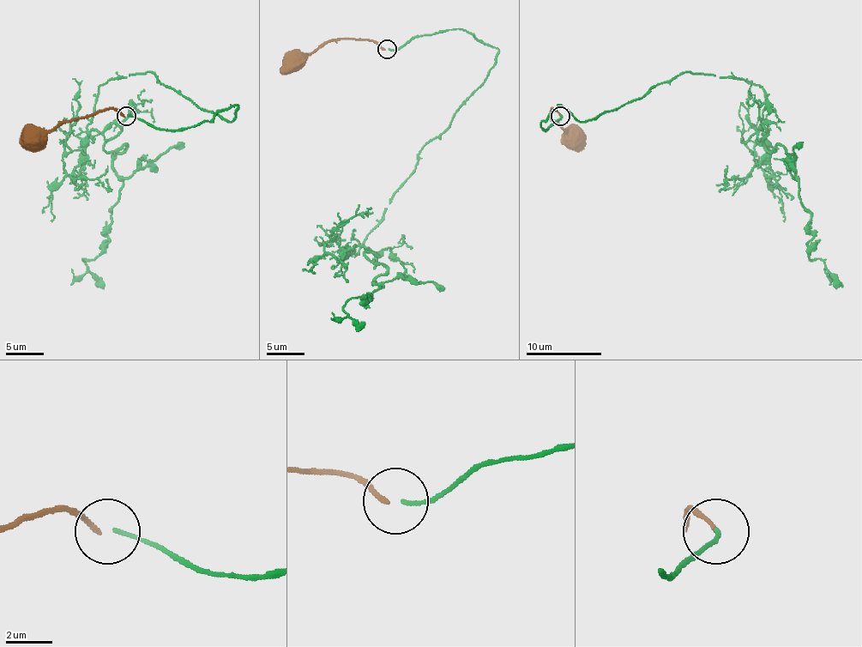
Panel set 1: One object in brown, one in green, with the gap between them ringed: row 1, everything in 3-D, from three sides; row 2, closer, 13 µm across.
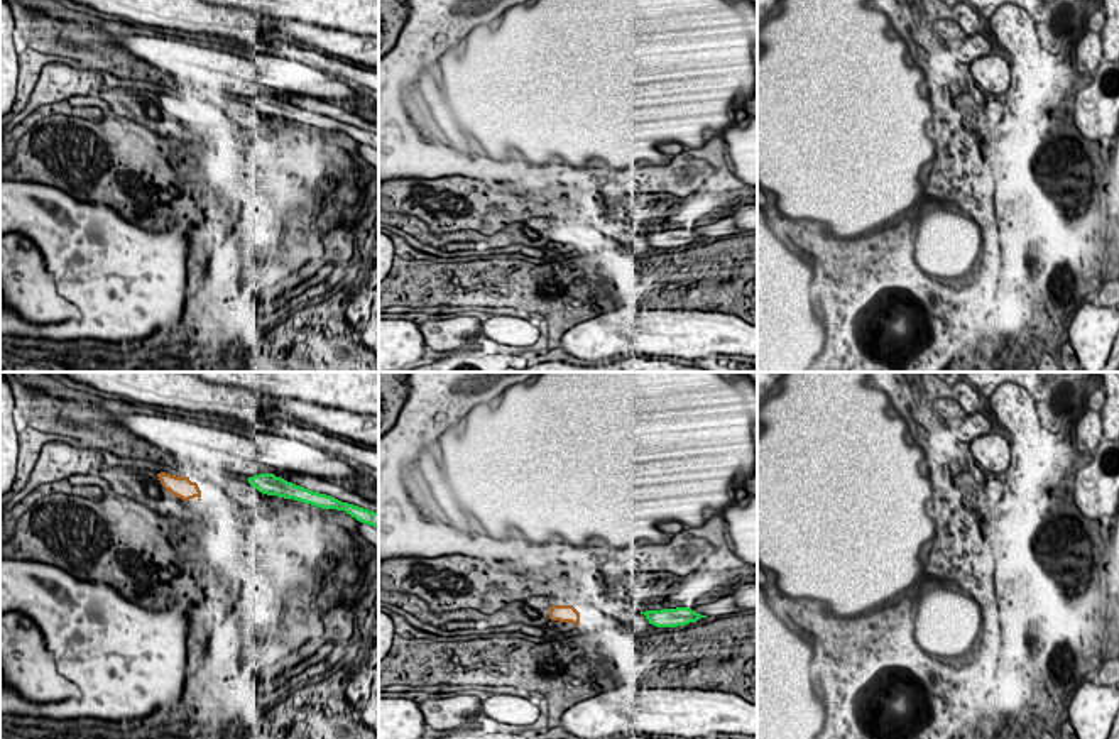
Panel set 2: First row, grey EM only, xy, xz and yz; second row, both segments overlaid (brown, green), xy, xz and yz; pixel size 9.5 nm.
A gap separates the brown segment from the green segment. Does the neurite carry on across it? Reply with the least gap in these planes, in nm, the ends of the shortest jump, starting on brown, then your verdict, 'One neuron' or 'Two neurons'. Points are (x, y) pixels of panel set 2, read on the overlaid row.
Distance 480 nm. Across: xy (200, 491), (249, 482). Two neurons

